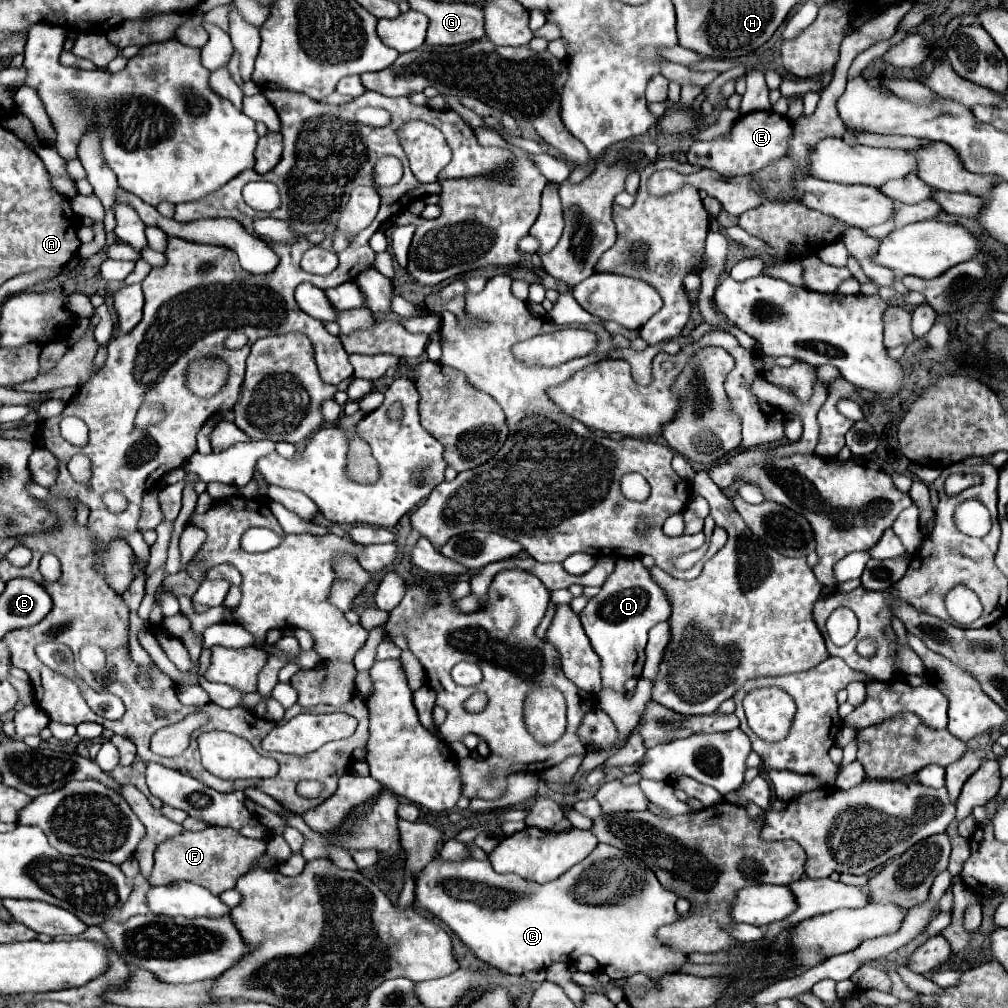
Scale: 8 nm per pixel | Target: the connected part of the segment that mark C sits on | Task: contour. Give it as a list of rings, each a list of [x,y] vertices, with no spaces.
[[[598,844],[588,858],[546,884],[526,882],[516,874],[498,874],[488,860],[474,858],[462,862],[444,862],[436,858],[418,874],[416,884],[416,902],[446,922],[480,960],[506,974],[542,970],[558,960],[576,962],[582,954],[588,954],[598,960],[614,982],[642,972],[658,984],[662,976],[676,974],[688,960],[688,954],[664,946],[656,936],[658,928],[678,922],[680,914],[674,908],[678,896],[662,888],[654,872],[642,860],[628,856],[610,844]]]

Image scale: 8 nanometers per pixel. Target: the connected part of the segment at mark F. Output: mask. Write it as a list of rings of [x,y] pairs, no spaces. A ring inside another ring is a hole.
[[[208,826],[202,832],[182,832],[166,842],[162,842],[154,852],[154,870],[150,880],[164,880],[156,884],[170,884],[178,880],[188,880],[198,886],[204,886],[214,896],[234,888],[236,878],[246,874],[256,858],[266,852],[266,840],[244,838],[232,828]]]

